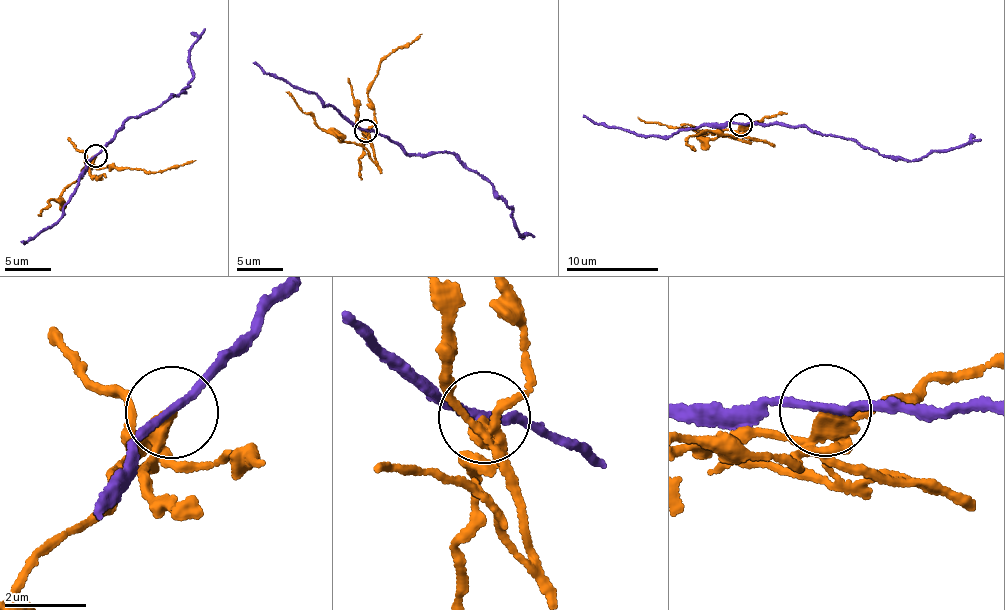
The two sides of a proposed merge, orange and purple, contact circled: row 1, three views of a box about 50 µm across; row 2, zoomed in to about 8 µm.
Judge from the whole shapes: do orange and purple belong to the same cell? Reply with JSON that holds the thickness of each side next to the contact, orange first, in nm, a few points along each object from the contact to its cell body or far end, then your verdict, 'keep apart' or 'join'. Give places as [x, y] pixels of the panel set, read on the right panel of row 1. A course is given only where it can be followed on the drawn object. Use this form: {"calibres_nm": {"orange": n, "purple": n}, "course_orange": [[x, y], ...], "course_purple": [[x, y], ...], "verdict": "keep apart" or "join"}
{"calibres_nm": {"orange": 360, "purple": 170}, "course_orange": [[740, 125], [745, 135], [757, 139], [741, 140], [723, 134], [704, 137], [693, 129], [647, 124], [638, 116]], "course_purple": [[740, 125], [805, 126], [830, 136], [855, 140], [884, 157], [913, 161], [980, 140]], "verdict": "keep apart"}

